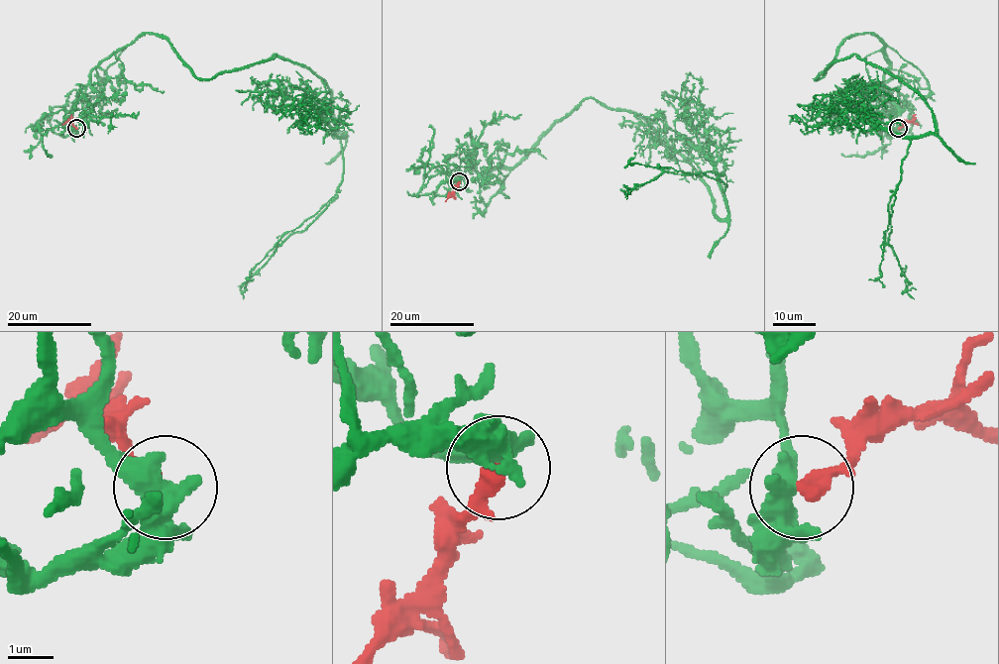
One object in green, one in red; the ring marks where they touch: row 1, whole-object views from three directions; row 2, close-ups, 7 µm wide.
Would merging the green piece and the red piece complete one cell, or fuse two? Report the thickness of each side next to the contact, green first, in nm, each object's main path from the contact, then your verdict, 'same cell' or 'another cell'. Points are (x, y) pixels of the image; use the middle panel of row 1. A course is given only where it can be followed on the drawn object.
420/260 nm | green via (459, 181), (511, 168), (595, 98), (639, 115), (727, 214), (712, 171), (662, 171), (625, 197) | red via (459, 181), (445, 201) | same cell

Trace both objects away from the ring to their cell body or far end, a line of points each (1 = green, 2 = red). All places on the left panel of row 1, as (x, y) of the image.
1: (76, 128), (89, 74), (144, 33), (196, 77), (275, 55), (326, 84), (345, 134), (337, 196), (243, 298)
2: (76, 128), (69, 122), (62, 125)

